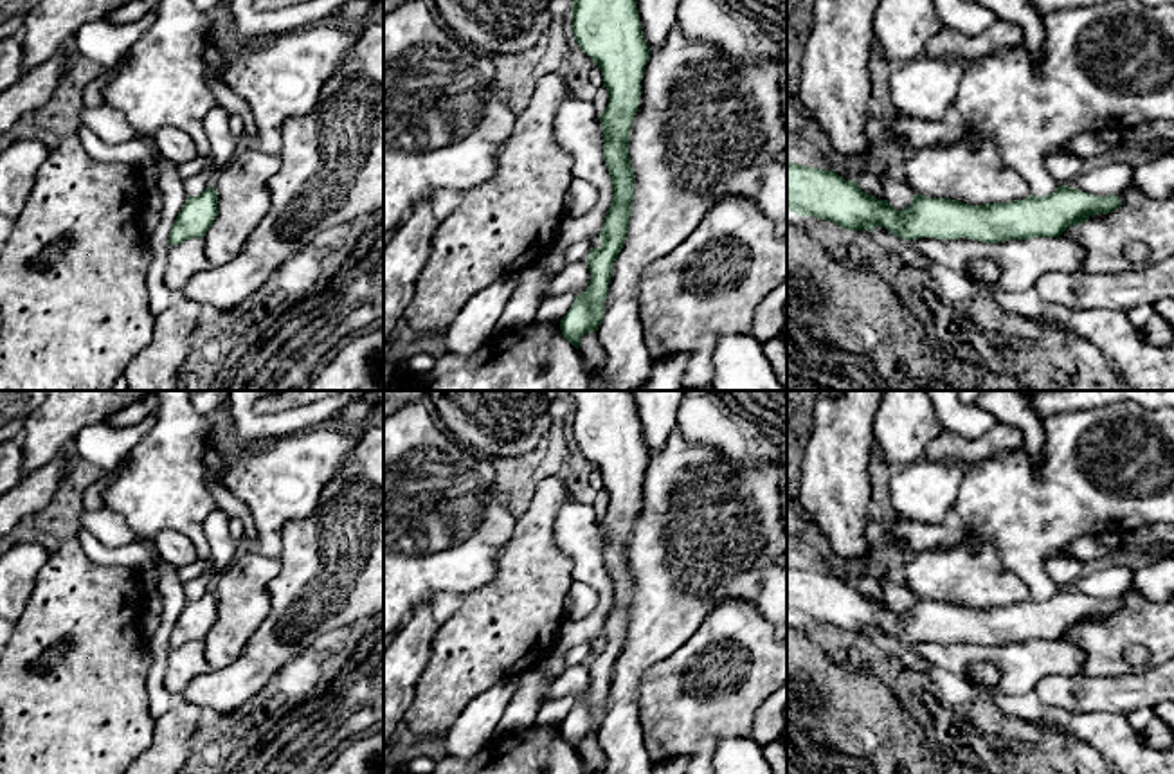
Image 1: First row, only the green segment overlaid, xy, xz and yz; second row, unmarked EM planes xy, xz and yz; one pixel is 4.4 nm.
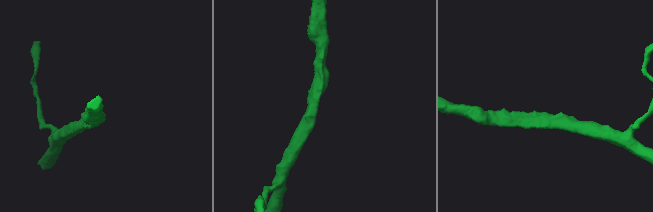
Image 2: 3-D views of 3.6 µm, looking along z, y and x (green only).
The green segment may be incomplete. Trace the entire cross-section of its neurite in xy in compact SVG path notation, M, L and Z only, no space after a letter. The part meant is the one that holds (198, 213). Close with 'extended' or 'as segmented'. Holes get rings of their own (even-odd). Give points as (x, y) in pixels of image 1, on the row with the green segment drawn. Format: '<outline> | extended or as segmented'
M209 185L198 196L187 196L182 211L178 212L171 232L169 245L178 245L191 238L203 238L218 214L218 194Z | as segmented

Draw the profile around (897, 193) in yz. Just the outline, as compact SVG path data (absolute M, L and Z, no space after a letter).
M882 173L880 184L884 189L884 198L897 211L902 211L913 203L913 193L909 191L906 182L897 182L888 173Z

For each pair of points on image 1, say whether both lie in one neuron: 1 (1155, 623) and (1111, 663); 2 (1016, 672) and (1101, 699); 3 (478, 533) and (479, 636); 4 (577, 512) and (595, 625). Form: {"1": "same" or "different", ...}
{"1": "same", "2": "different", "3": "different", "4": "same"}

